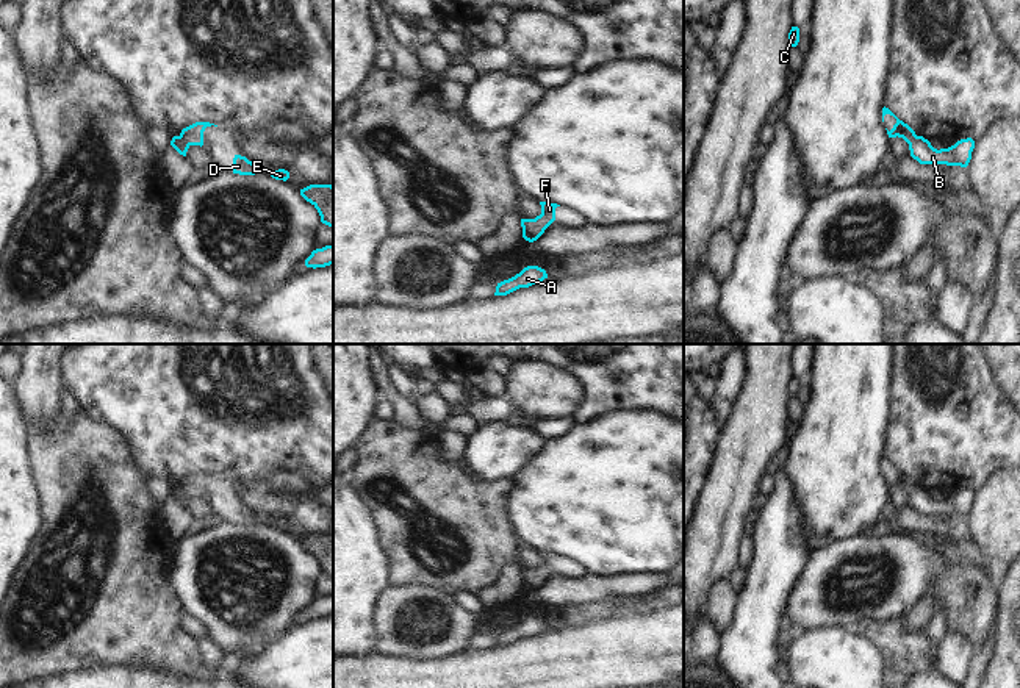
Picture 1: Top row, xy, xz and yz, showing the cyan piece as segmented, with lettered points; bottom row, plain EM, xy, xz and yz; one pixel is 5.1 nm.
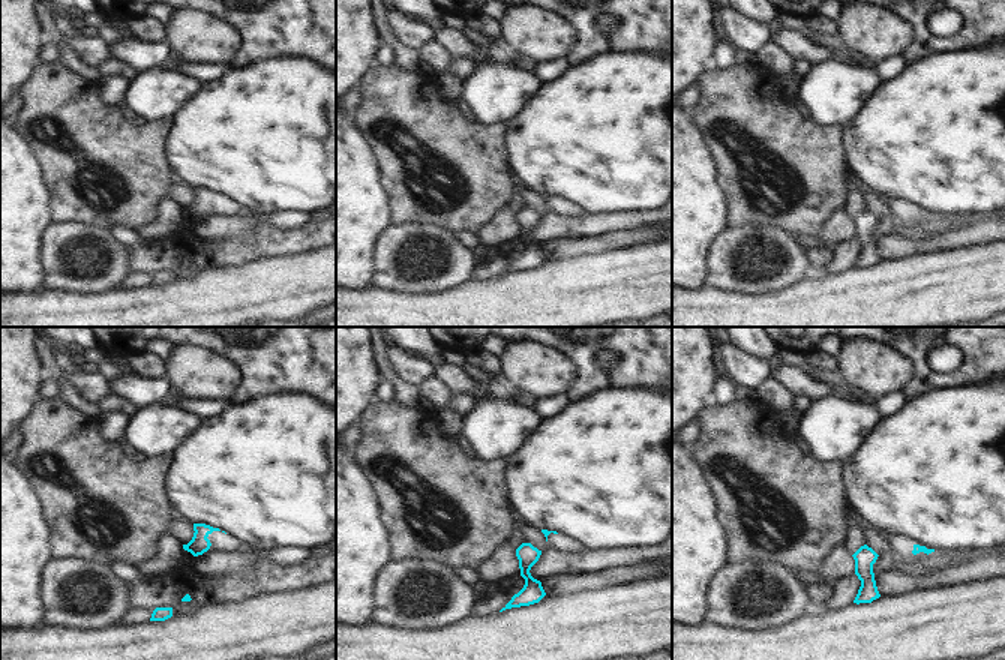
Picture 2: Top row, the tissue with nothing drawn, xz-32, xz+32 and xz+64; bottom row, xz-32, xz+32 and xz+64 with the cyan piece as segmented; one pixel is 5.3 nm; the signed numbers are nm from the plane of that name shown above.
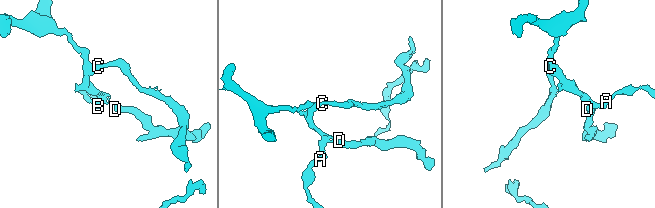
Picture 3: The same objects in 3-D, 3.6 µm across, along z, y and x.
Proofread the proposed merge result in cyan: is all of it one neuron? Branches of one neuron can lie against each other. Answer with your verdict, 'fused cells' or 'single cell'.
single cell

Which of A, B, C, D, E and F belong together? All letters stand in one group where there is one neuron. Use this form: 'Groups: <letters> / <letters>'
Groups: A B C D E F.

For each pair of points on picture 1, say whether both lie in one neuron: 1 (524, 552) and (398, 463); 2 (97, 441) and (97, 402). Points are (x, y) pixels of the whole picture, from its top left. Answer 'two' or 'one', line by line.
1: two
2: two

